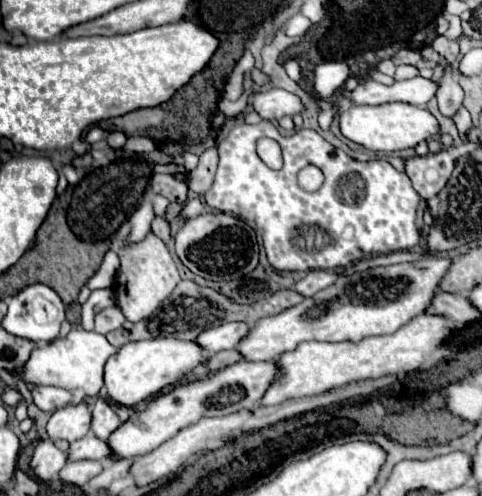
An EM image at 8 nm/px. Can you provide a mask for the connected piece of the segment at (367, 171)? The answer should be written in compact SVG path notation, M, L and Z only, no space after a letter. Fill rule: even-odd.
M263 121L257 125L235 123L217 141L219 165L211 189L205 193L209 207L223 213L237 213L254 231L258 232L265 243L267 261L277 271L313 271L325 269L335 271L347 267L349 263L361 261L369 255L387 255L393 251L405 251L419 245L423 239L417 227L417 213L421 209L421 195L413 189L409 177L393 169L387 161L355 161L341 149L329 145L319 133L309 129L299 129L289 137L279 135L277 127ZM269 137L281 145L283 169L271 171L257 155L257 139ZM305 165L317 165L325 181L319 191L309 193L299 189L297 173Z

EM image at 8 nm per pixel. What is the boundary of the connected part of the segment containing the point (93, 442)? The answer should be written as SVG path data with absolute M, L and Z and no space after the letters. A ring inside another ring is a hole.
M87 433L83 439L73 441L69 449L69 459L99 459L99 461L111 461L109 457L109 443L105 439L93 437L93 433Z

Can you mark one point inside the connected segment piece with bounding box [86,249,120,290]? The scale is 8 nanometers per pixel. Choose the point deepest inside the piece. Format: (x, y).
(106, 274)

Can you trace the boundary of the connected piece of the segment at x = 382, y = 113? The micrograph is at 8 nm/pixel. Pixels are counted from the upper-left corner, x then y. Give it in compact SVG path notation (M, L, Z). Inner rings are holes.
M385 103L385 105L355 105L341 113L341 133L371 151L401 151L419 145L439 135L439 123L429 109L409 103Z

